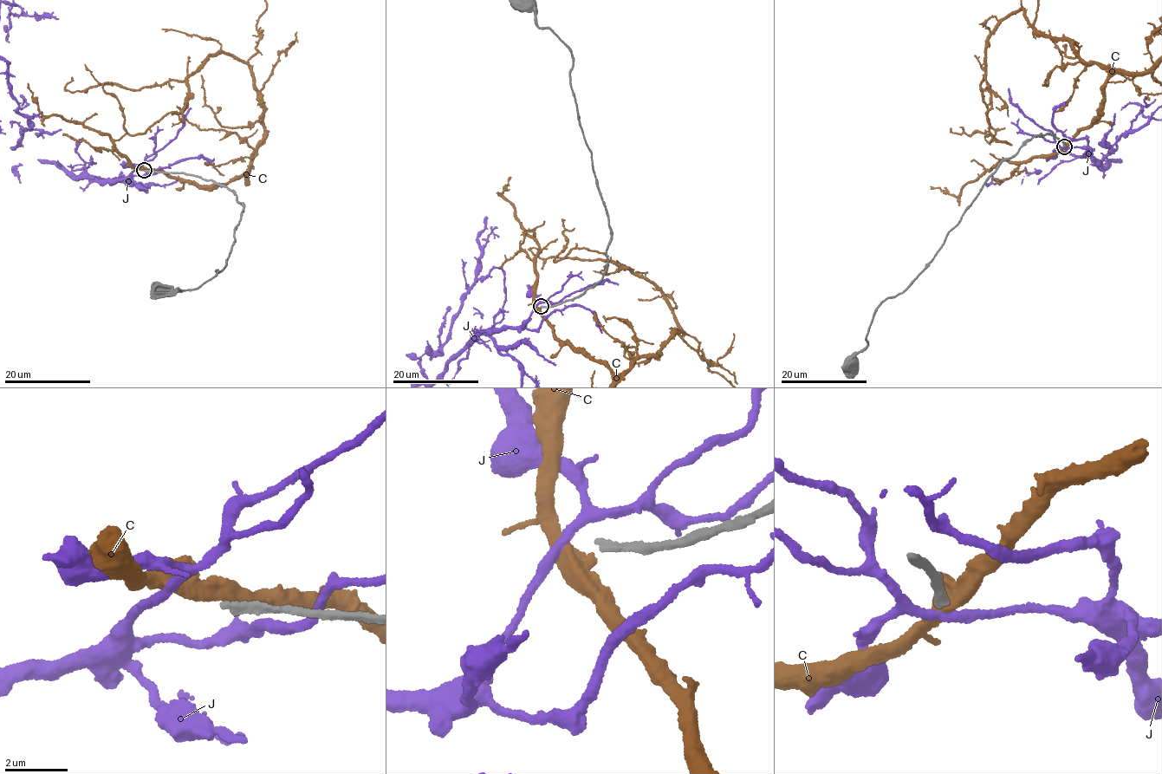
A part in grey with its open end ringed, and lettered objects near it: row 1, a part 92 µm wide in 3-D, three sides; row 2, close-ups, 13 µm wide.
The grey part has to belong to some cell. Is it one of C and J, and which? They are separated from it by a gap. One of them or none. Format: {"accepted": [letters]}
{"accepted": []}

